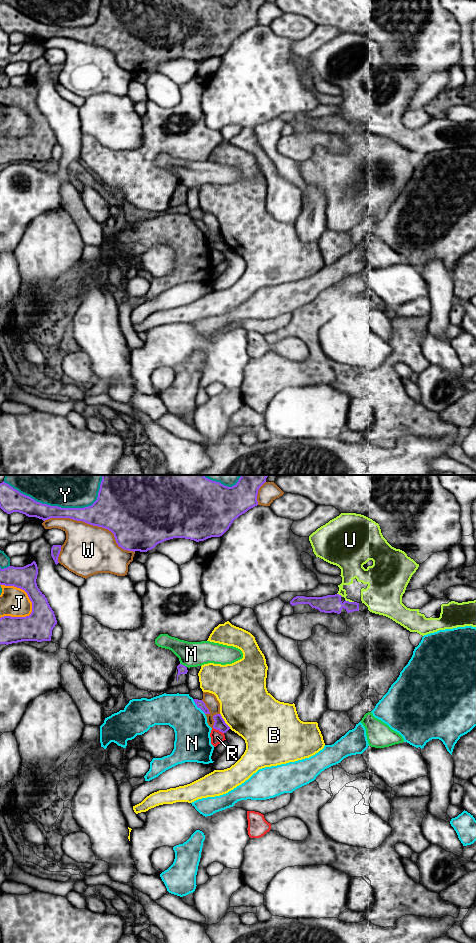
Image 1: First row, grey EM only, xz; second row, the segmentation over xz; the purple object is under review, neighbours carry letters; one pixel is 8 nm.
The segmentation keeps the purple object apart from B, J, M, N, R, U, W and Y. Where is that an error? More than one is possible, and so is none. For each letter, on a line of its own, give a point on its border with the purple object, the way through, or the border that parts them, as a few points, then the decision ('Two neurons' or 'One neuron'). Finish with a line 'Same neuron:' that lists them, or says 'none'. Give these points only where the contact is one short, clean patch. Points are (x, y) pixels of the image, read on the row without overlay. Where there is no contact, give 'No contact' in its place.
B: Touches purple at xz (224, 241). Two neurons
J: Touches purple at xz (25, 111). Two neurons
M: Touches purple at xz (183, 185). Two neurons
N: Touches purple at xz (198, 227). Two neurons
R: Touches purple at xz (218, 249). Boundary: xz (213, 247), (223, 253). Two neurons
U: Touches purple at xz (348, 121). Two neurons
W: Touches purple at xz (92, 44). Two neurons
Y: Touches purple at xz (59, 27). Two neurons
Same neuron: none

